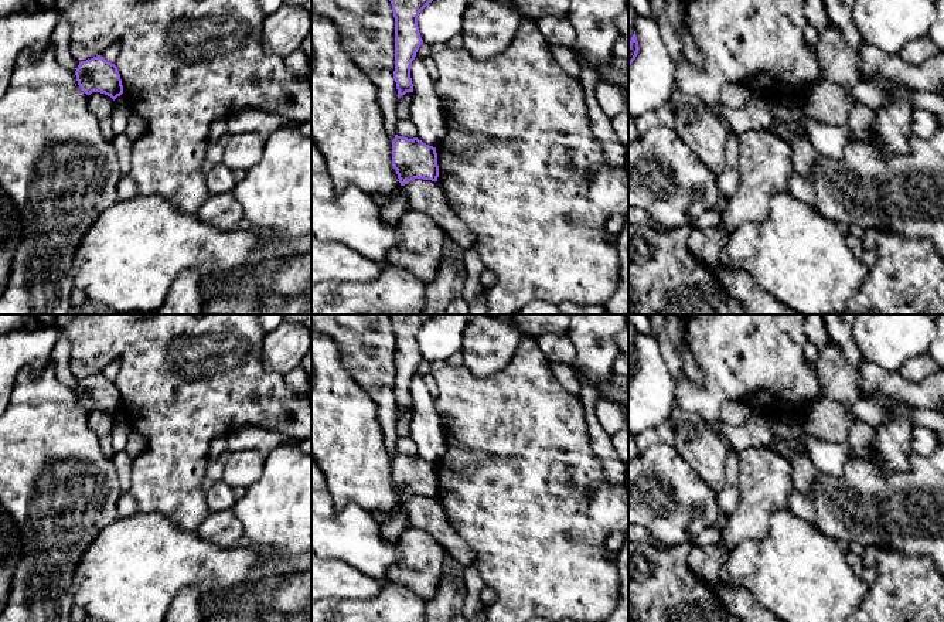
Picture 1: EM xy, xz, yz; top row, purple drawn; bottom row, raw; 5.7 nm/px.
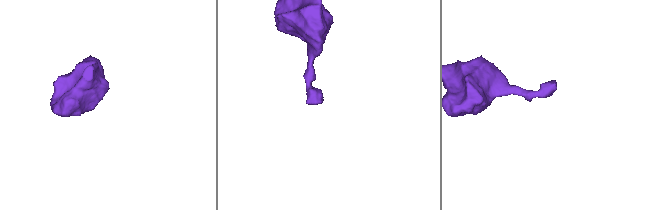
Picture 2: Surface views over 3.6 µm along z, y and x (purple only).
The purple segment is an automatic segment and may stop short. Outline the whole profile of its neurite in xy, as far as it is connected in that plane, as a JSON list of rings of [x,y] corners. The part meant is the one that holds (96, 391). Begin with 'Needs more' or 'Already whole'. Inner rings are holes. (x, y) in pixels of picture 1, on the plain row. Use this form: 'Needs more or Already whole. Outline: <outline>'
Already whole. Outline: [[[102,373],[81,378],[75,392],[78,402],[86,412],[100,409],[115,418],[123,411],[123,402],[117,384],[106,378]]]

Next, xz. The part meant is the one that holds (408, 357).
Already whole. Outline: [[[386,315],[395,334],[395,388],[398,415],[413,409],[410,395],[412,378],[423,357],[418,344],[419,330],[437,315]]]

